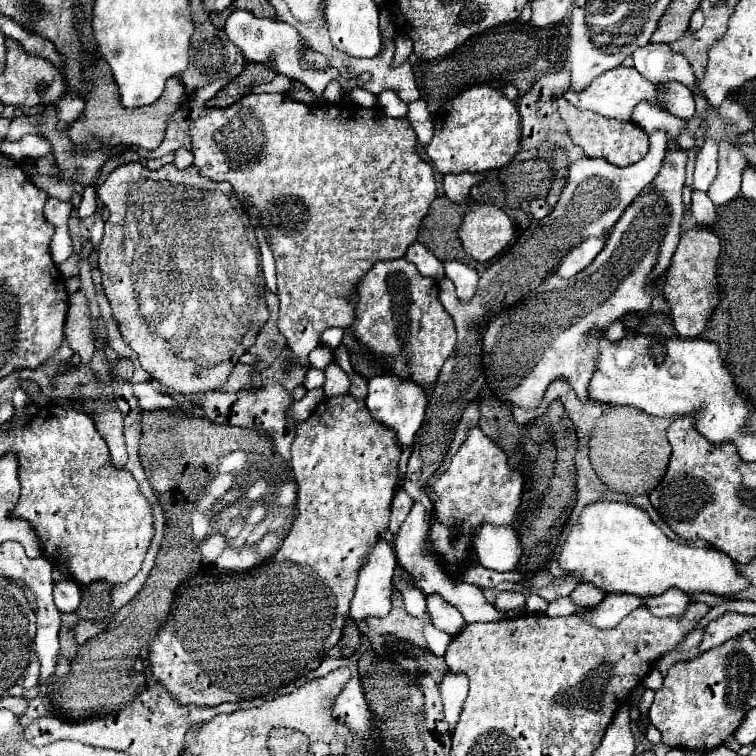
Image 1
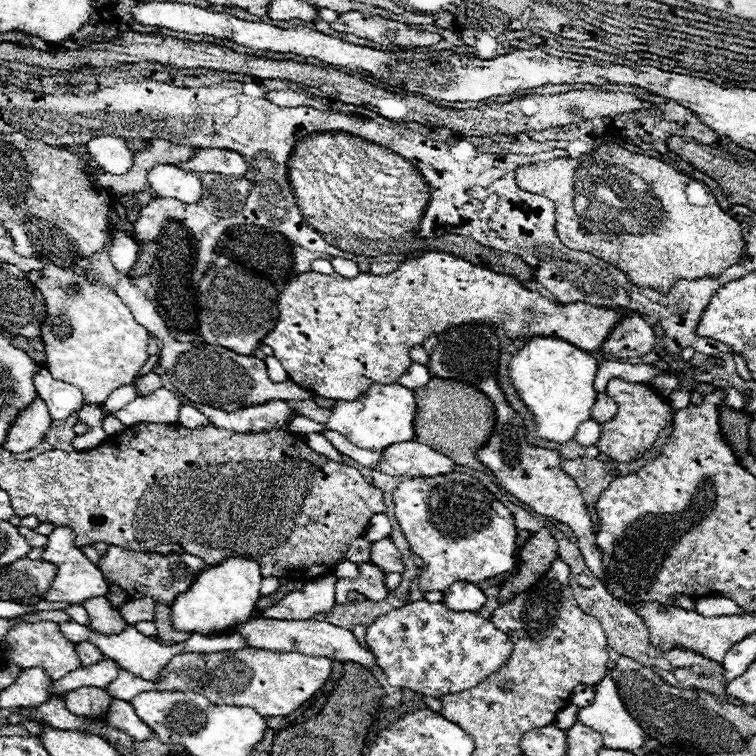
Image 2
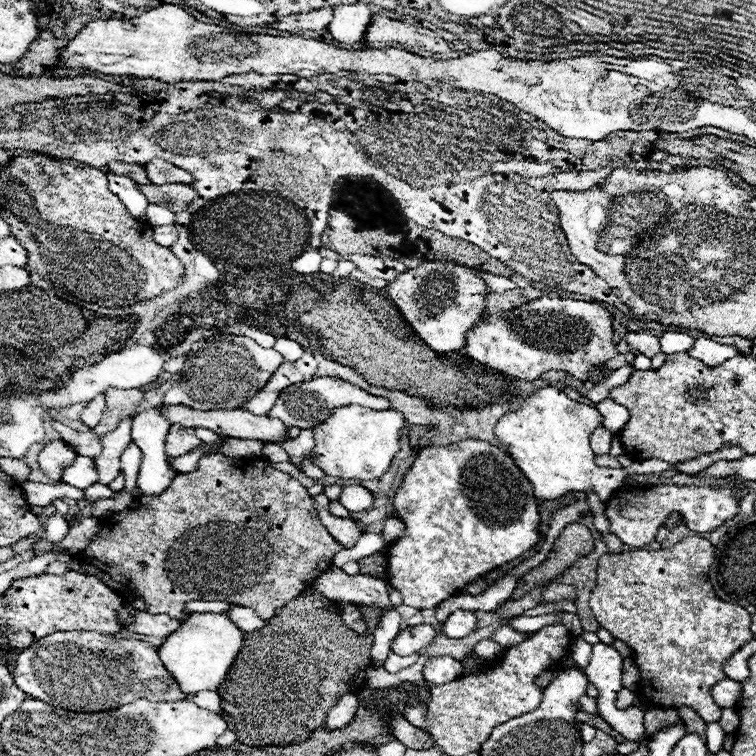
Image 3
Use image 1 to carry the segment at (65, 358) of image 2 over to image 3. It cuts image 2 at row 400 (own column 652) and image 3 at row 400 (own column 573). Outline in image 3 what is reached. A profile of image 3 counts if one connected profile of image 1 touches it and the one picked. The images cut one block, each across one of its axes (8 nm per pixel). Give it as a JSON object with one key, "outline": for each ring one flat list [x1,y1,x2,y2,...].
{"outline":[[98,394,94,400,90,400,80,416,80,420,88,426,88,428,96,428,100,418,102,418,102,412,106,408,106,400,104,400,104,394]]}

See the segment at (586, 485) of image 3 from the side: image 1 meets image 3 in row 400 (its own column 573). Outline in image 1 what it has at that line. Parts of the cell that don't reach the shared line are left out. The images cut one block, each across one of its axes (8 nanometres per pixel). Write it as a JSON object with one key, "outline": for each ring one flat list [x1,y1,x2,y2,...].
{"outline":[[592,502,584,506,578,522,572,526,566,542,562,544,558,564,564,572,574,576,582,584,594,584,606,594,638,594,638,596,654,596,662,594,668,588,678,588,682,592,710,592,716,596,736,594,748,586,746,578,738,574,734,562,714,548,692,548,678,542,672,542,664,536,664,532,650,520,650,516,632,504,622,502]]}

